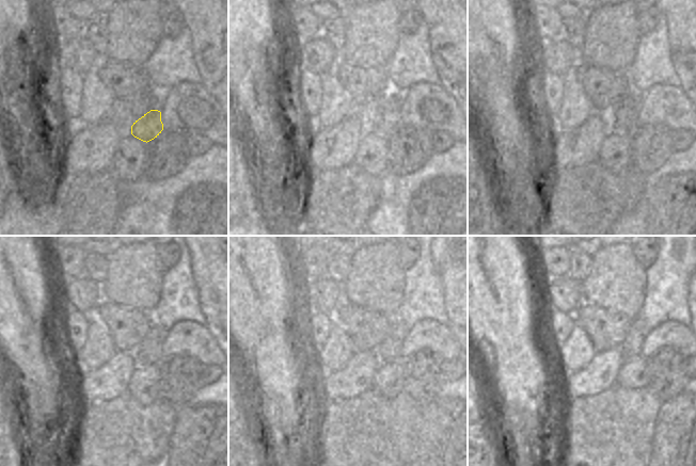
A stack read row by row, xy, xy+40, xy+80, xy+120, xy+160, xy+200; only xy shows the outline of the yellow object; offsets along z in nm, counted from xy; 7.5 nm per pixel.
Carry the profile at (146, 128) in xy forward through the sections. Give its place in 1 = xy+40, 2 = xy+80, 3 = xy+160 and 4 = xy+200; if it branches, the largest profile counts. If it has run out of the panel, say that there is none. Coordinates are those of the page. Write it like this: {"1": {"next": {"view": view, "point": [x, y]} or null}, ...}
{"1": {"next": {"view": "xy+40", "point": [380, 116]}}, "2": {"next": {"view": "xy+80", "point": [622, 118]}}, "3": {"next": {"view": "xy+160", "point": [391, 349]}}, "4": {"next": {"view": "xy+200", "point": [631, 347]}}}

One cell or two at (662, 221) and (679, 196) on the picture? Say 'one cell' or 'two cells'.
one cell

